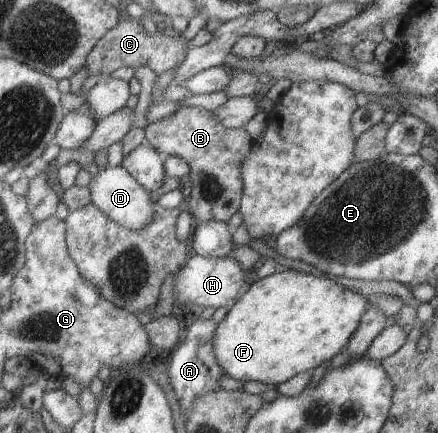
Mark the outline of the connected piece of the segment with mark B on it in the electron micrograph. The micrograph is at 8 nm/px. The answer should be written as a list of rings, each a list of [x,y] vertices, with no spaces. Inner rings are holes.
[[[182,105],[171,115],[148,123],[145,142],[163,157],[180,157],[188,166],[190,198],[188,211],[197,222],[217,220],[228,222],[237,212],[241,197],[239,164],[248,154],[253,139],[242,128],[231,129],[221,125],[217,116],[202,107]]]

